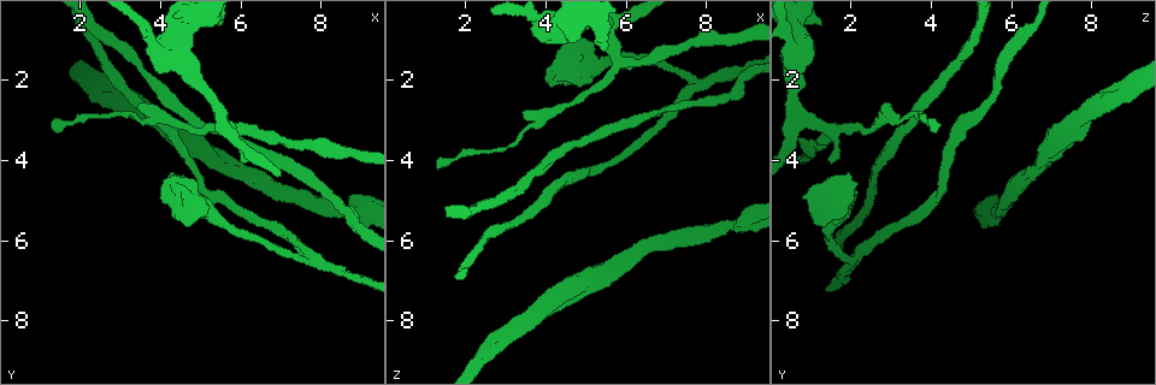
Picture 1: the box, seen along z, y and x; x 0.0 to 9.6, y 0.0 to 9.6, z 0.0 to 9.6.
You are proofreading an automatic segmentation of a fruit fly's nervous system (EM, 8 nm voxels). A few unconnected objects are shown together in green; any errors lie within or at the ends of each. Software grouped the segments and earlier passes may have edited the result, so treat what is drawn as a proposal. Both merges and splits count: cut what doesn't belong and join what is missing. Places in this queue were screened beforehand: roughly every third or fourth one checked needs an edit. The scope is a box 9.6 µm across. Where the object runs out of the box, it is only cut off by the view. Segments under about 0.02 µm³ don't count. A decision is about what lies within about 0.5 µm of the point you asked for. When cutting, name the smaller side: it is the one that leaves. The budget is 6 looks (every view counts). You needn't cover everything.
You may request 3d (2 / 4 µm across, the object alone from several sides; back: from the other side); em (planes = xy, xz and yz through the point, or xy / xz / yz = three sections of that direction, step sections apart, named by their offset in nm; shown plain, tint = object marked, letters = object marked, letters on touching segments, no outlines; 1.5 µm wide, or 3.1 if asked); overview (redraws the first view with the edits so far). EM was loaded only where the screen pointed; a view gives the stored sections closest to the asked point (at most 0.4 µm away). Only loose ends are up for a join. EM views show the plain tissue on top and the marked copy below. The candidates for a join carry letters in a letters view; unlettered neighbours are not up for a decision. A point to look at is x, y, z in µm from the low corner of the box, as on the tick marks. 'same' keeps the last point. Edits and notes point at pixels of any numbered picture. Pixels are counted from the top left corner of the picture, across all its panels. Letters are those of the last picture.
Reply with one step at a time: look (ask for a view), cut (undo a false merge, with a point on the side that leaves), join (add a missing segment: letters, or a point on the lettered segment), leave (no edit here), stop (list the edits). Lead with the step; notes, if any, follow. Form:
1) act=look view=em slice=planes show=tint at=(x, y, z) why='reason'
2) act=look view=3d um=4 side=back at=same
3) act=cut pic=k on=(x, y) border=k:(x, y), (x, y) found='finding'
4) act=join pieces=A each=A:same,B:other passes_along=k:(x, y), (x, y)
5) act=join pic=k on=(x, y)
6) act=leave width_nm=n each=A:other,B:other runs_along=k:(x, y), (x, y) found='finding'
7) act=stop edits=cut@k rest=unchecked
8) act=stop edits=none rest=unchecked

act=look view=3d um=2 at=(7.70, 6.55, 2.00) why='abrupt turn'

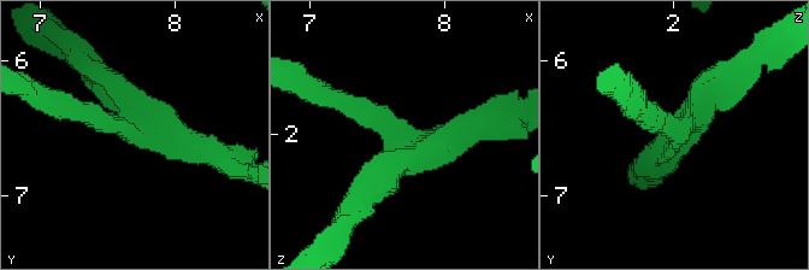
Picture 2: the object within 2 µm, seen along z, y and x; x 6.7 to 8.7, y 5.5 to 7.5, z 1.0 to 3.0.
act=look view=em slice=planes show=letters at=(7.66, 6.50, 2.02) arms=3 arm_widths_nm=170,180,220

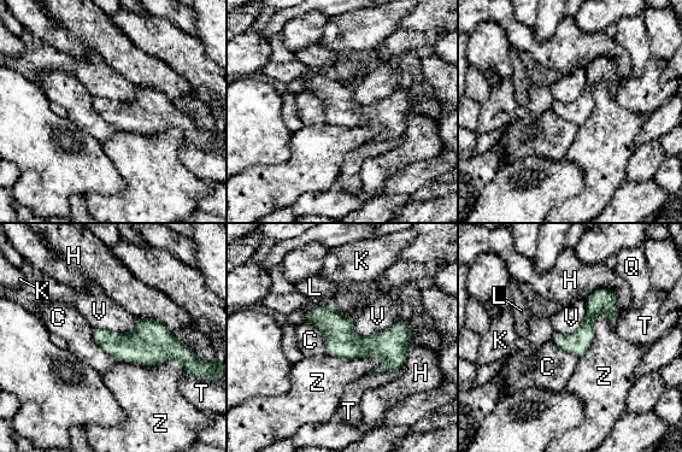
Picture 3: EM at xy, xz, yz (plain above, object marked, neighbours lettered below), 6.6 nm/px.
act=leave width_nm=150 each=C:other,H:other,K:other,L:other,Q:other,T:other,V:other,Z:other border=3:(351, 320), (362, 336), (397, 320) found='one neuron here'

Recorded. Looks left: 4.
act=look view=3d um=4 at=(3.90, 1.80, 0.60) why='thick end'

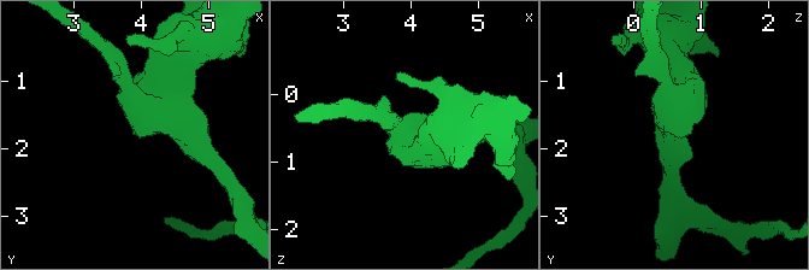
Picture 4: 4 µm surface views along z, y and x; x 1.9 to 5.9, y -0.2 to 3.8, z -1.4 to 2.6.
act=look view=em slice=xz step=8 show=letters at=(3.95, 1.75, 0.60)

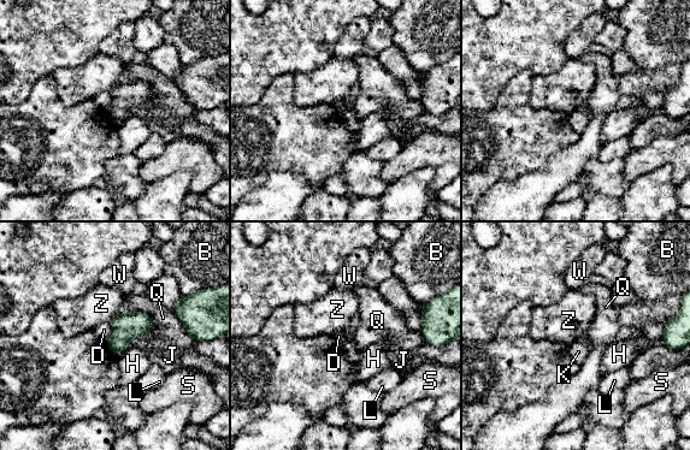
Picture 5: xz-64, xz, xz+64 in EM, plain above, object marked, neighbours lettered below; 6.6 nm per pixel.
act=leave each=B:other,D:other,H:other,J:other,K:other,L:other,Q:other,S:other,W:other,Z:other border=5:(123, 311), (110, 323) found='no lettered segment goes on from it'

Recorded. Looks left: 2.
act=look view=em slice=xz step=4 show=tint at=(4.00, 2.95, 2.90) why='arms part here'

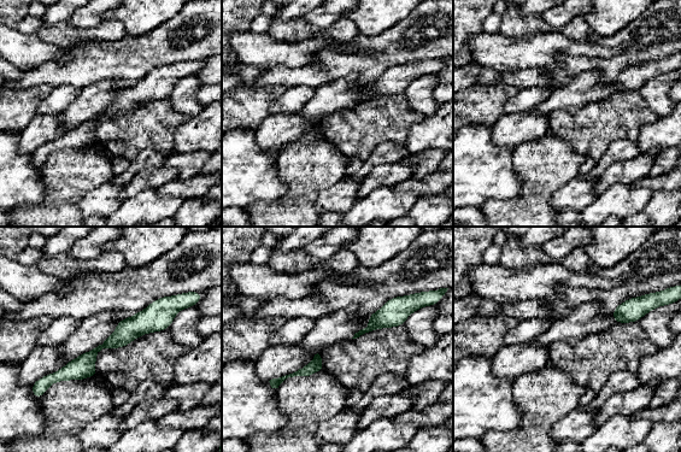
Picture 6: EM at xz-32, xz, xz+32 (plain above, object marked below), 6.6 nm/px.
act=look view=em slice=planes show=letters at=same why='another direction'

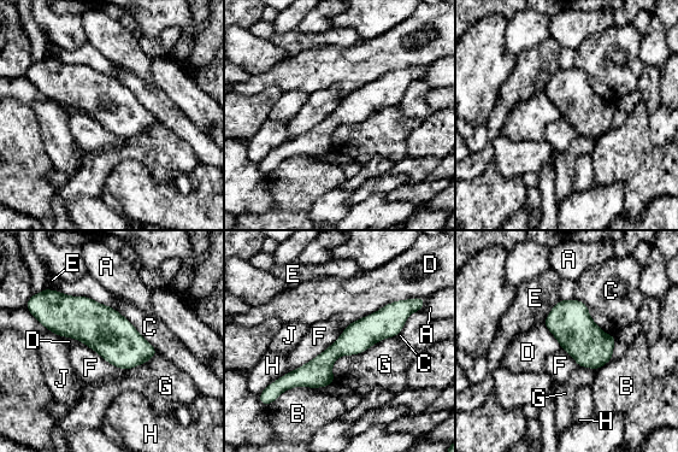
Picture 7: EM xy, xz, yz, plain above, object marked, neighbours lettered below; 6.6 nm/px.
act=leave each=A:other,B:other,C:other,D:other,E:other,F:other,G:other,H:other,J:other runs_along=7:(406, 311), (311, 375), (283, 381) found='one neuron here'

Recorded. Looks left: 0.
act=stop edits=none rest=unchecked

